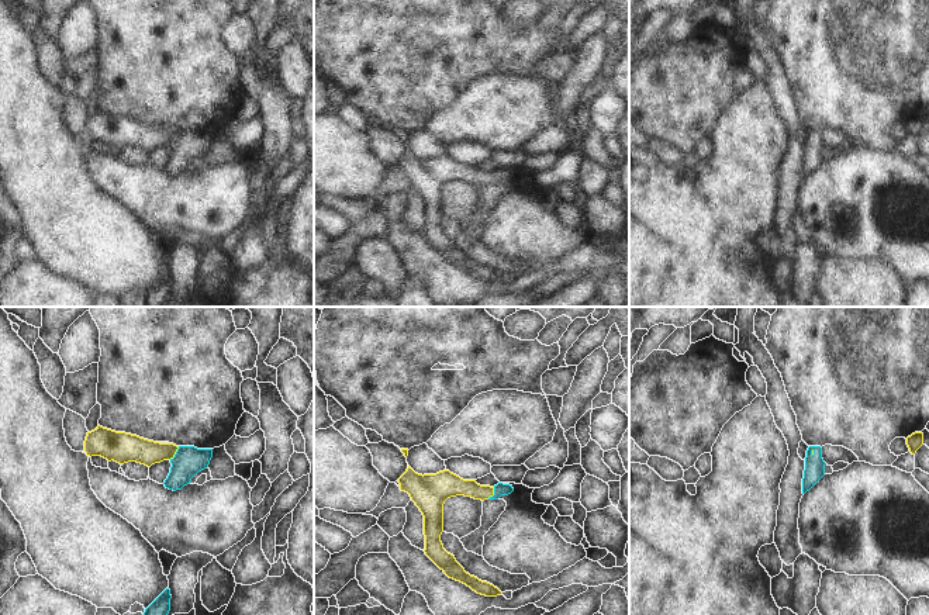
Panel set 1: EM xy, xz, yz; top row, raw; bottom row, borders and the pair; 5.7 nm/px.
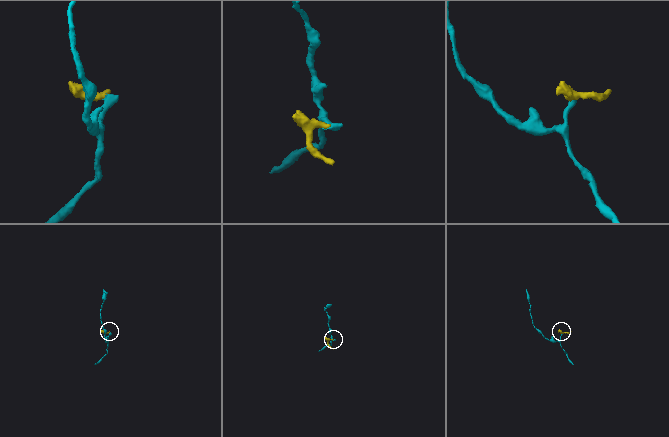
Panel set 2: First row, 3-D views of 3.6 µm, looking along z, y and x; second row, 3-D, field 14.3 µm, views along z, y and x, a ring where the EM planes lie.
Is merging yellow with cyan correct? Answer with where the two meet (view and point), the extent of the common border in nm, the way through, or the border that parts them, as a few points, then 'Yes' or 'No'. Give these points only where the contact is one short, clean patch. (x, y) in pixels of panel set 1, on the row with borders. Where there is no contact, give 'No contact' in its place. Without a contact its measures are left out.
Touches yellow at xy (175, 453). Shared border 100 nm. Path across: xy (133, 448), (145, 452), (175, 453), (189, 460). Yes

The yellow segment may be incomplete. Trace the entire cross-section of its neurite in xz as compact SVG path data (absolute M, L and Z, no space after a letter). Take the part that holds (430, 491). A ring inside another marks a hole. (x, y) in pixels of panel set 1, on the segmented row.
M410 466L398 478L400 490L410 494L411 500L424 515L425 554L449 577L470 587L477 594L497 597L503 592L487 581L470 576L456 562L455 556L443 549L443 504L456 495L474 500L498 500L514 491L512 486L498 483L494 487L480 486L476 480L463 480L449 470L436 474L418 474Z

